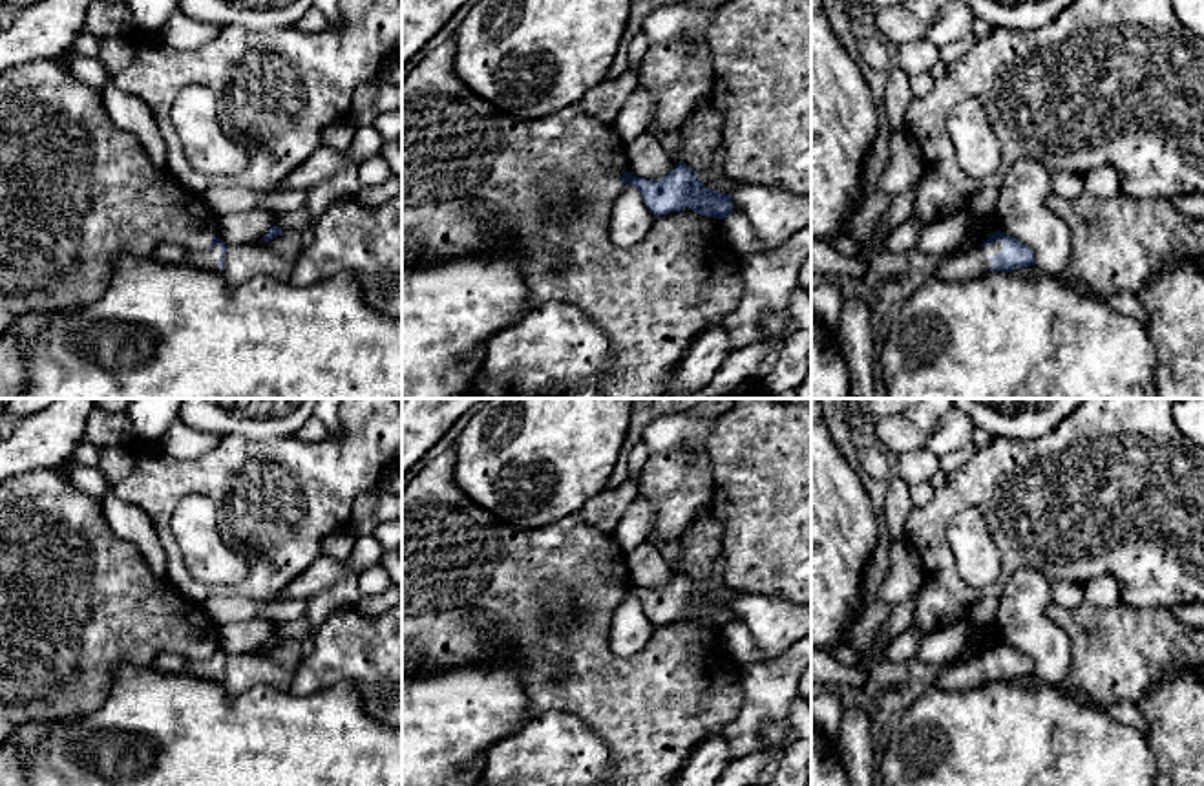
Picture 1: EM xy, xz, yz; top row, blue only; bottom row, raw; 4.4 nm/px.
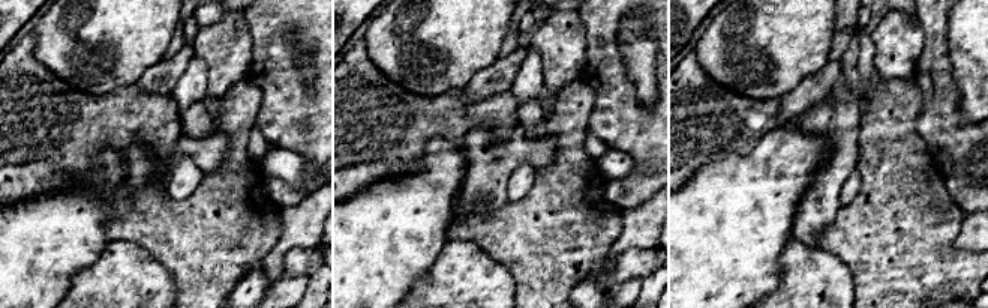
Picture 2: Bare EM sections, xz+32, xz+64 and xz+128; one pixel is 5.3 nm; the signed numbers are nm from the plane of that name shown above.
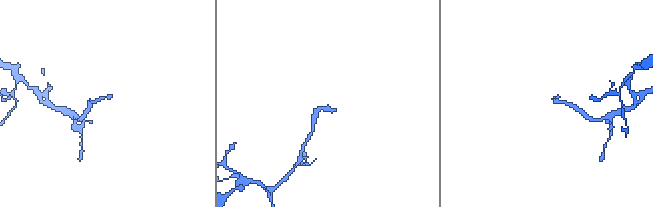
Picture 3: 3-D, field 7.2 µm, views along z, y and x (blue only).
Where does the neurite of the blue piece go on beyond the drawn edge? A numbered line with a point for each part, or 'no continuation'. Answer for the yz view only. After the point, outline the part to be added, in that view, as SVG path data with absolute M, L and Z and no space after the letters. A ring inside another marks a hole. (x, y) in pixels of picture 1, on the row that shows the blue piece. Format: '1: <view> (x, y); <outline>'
1: yz (960, 267); M994 241L988 247L977 247L966 254L945 256L935 261L934 278L945 281L966 281L979 278L992 269L990 258L1003 250L1001 241Z

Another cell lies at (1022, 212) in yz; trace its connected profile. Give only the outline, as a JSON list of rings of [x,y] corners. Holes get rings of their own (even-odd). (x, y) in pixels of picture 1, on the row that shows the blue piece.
[[[1018,159],[999,188],[994,221],[998,230],[1032,249],[1043,272],[1061,280],[1071,260],[1071,238],[1065,223],[1045,207],[1051,194],[1045,166],[1034,159]]]

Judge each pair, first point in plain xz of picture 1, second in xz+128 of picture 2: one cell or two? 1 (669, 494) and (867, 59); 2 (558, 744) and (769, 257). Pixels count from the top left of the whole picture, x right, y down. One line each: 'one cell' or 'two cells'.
1: two cells
2: two cells

